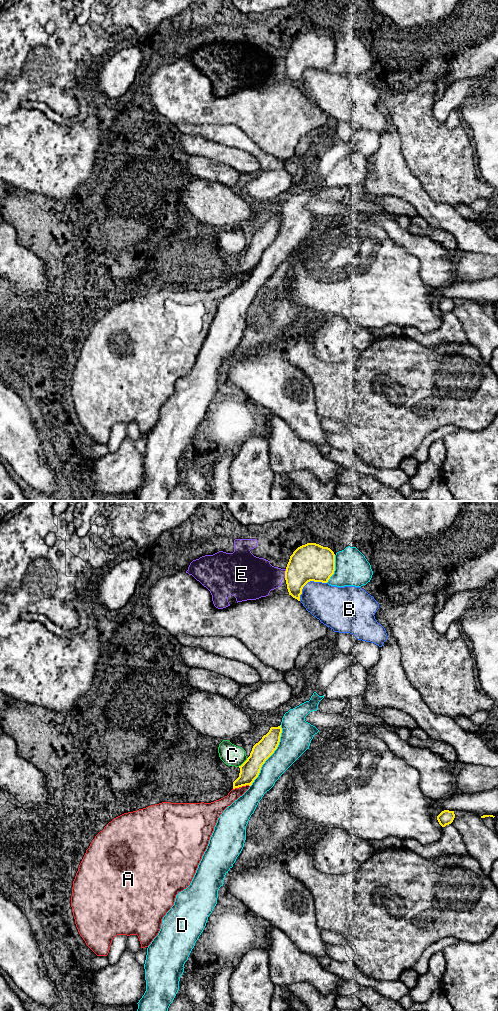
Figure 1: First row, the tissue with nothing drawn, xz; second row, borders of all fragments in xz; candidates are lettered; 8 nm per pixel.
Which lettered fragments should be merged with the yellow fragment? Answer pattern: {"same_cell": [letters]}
{"same_cell": []}

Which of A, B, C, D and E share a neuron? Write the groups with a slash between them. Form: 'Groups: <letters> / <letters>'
Groups: A / B / C / D / E

